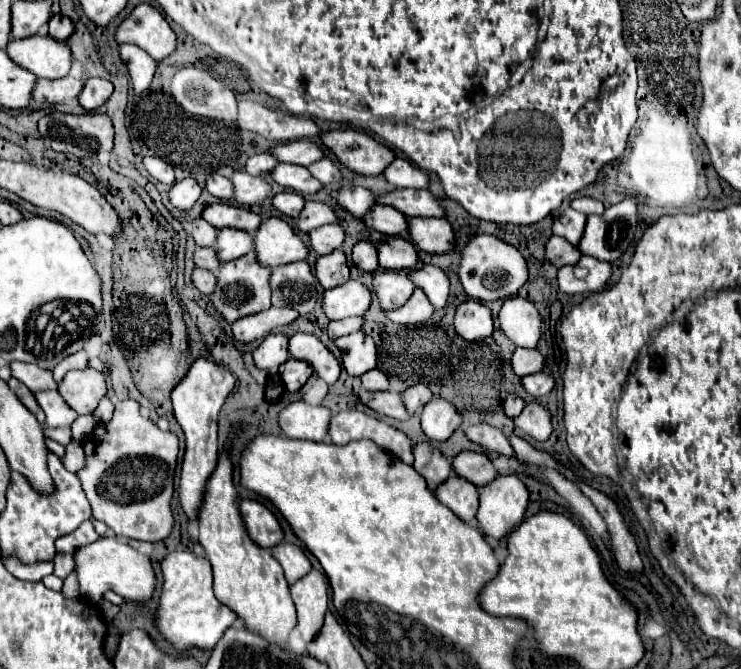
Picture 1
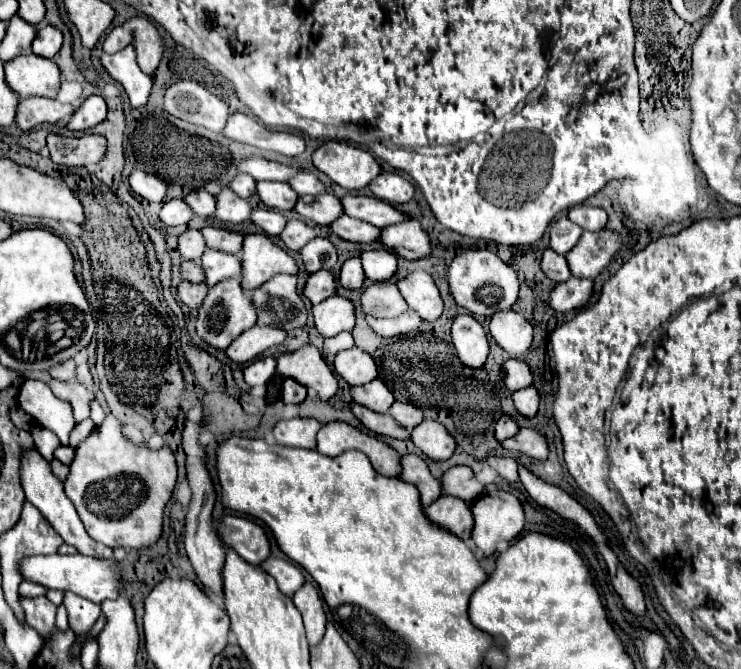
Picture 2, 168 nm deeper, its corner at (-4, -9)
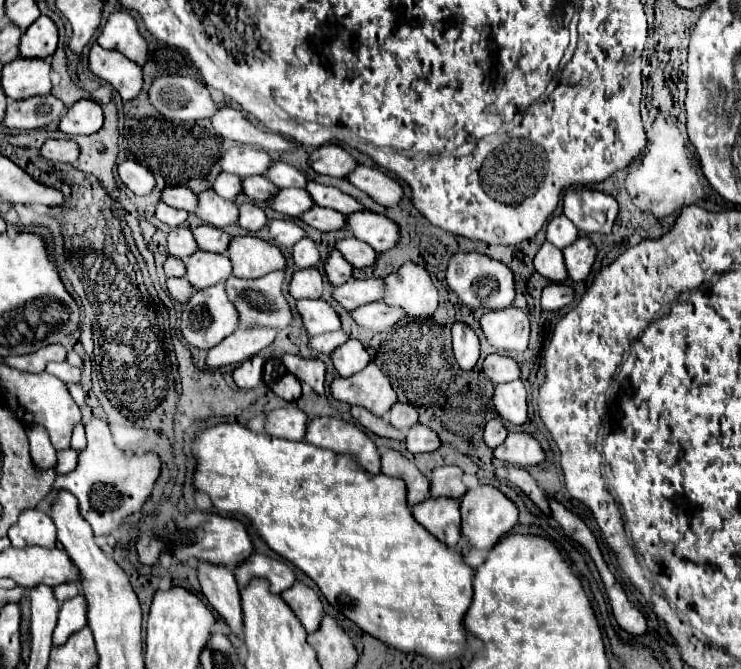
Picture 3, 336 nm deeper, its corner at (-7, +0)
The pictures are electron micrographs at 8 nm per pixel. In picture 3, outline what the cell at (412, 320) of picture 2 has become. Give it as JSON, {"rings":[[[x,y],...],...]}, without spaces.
{"rings":[[[367,303],[363,307],[357,307],[355,311],[351,311],[351,317],[355,319],[357,325],[371,329],[371,331],[385,331],[387,327],[395,325],[399,319],[405,317],[405,313],[397,307],[387,307],[385,303]]]}

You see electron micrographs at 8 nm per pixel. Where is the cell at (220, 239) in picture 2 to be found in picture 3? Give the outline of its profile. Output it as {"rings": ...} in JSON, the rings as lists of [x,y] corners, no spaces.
{"rings":[[[199,225],[193,229],[193,237],[197,241],[197,247],[207,253],[225,253],[229,247],[229,235],[217,227],[211,225]]]}

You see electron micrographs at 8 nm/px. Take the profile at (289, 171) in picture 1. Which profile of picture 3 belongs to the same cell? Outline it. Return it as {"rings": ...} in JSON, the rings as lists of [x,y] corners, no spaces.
{"rings":[[[253,175],[253,177],[247,177],[243,179],[243,193],[255,201],[255,203],[265,203],[269,201],[279,189],[267,181],[267,177],[263,175]]]}

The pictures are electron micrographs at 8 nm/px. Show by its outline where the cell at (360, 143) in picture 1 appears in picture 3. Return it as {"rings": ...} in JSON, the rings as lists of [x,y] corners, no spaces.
{"rings":[[[323,145],[309,155],[309,165],[319,175],[345,177],[357,167],[357,161],[337,145]]]}

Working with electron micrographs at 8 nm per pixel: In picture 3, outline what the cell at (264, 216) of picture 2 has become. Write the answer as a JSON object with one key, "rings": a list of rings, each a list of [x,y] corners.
{"rings":[[[243,203],[239,205],[239,219],[237,219],[237,225],[255,233],[259,231],[263,225],[267,223],[267,217],[265,217],[265,211],[259,209],[257,205],[253,203]]]}

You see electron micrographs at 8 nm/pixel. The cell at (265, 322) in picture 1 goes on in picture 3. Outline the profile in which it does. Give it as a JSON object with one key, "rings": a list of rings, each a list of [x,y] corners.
{"rings":[[[265,327],[235,329],[217,347],[207,351],[207,361],[205,361],[207,369],[221,369],[251,359],[261,349],[265,349],[273,339],[275,339],[273,329],[265,329]]]}

